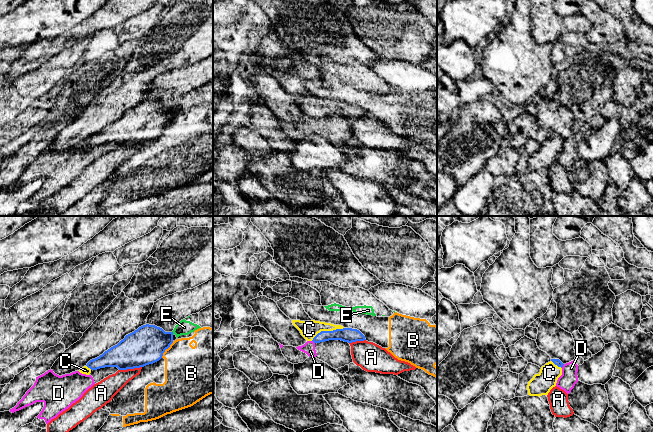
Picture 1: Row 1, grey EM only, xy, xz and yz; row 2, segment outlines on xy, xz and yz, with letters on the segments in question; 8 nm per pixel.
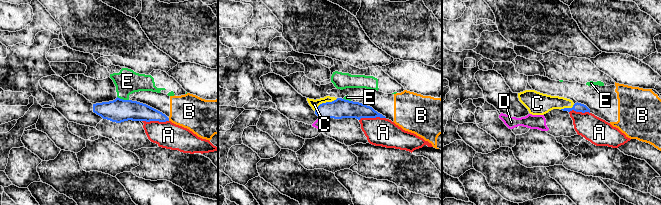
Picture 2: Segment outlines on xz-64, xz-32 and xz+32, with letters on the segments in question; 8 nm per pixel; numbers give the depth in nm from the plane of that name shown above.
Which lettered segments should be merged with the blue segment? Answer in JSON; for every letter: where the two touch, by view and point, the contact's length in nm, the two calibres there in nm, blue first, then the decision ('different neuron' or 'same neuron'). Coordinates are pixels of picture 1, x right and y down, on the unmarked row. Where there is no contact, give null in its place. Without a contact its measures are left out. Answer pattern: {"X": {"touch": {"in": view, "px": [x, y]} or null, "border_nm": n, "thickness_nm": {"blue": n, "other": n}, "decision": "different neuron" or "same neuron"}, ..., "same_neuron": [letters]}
{"A": {"touch": {"in": "xy", "px": [130, 144]}, "border_nm": 190, "thickness_nm": {"blue": 300, "other": 160}, "decision": "different neuron"}, "B": {"touch": {"in": "xy", "px": [166, 124]}, "border_nm": 170, "thickness_nm": {"blue": 300, "other": 380}, "decision": "different neuron"}, "C": {"touch": {"in": "xz", "px": [327, 107]}, "border_nm": 280, "thickness_nm": {"blue": 120, "other": 140}, "decision": "same neuron"}, "D": {"touch": {"in": "yz", "px": [562, 142]}, "border_nm": 40, "thickness_nm": {"blue": 50, "other": 140}, "decision": "different neuron"}, "E": {"touch": {"in": "xy", "px": [172, 109]}, "border_nm": 30, "thickness_nm": {"blue": 300, "other": 120}, "decision": "different neuron"}, "same_neuron": ["C"]}

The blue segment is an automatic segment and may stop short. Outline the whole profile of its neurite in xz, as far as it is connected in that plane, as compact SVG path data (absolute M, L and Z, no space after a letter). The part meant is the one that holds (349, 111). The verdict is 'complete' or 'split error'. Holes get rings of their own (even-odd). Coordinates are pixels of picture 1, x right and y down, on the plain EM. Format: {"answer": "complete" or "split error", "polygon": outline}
{"answer": "split error", "polygon": "M292 96L292 99L307 117L313 117L314 119L329 116L341 116L352 119L366 116L365 112L359 106L344 104L341 101L334 101L315 96Z"}

